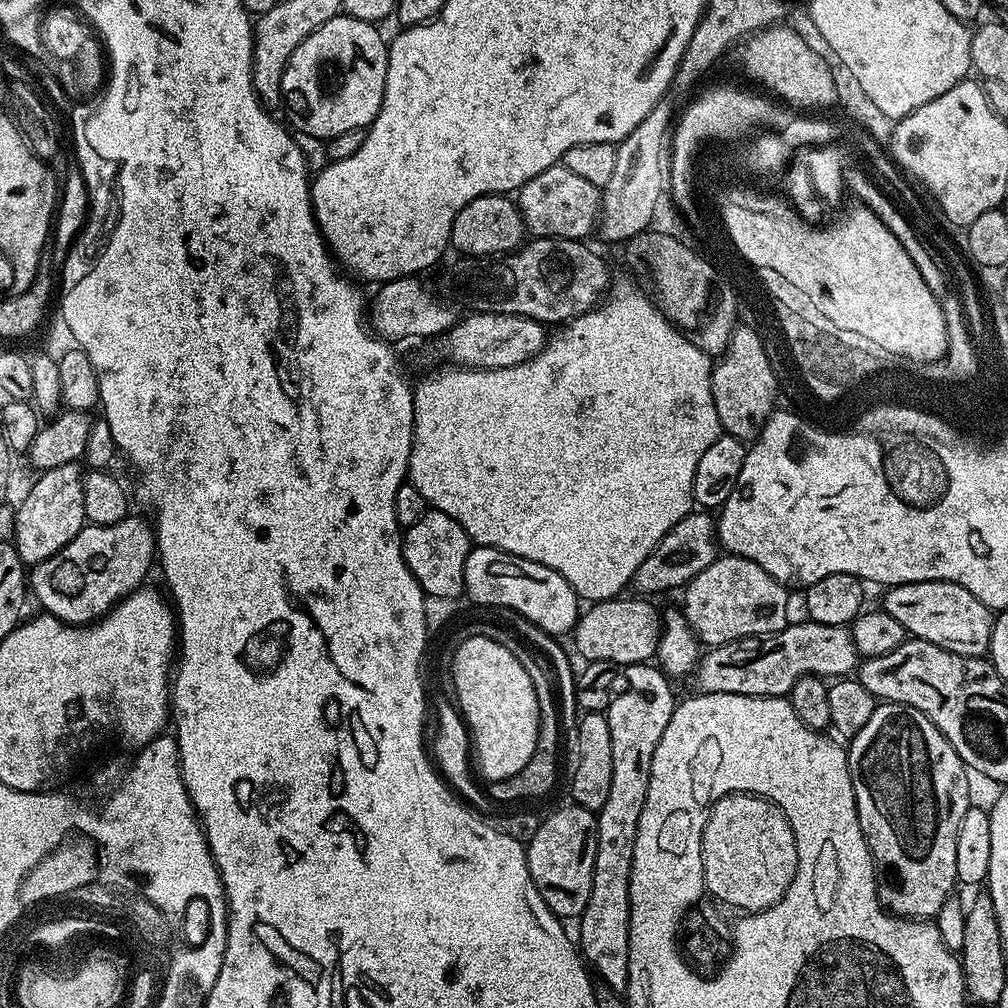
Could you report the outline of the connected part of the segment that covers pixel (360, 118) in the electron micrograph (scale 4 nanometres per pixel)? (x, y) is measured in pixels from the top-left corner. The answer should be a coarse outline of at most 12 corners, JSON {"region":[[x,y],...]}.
{"region":[[341,14],[286,62],[291,127],[327,142],[382,106],[388,44]]}

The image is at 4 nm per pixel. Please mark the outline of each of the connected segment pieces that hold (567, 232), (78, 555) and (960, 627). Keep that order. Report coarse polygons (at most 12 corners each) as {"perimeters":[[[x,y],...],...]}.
{"perimeters":[[[562,162],[518,189],[536,238],[583,241],[601,189]],[[130,514],[35,565],[30,592],[64,624],[96,623],[153,571]],[[945,580],[893,584],[909,637],[983,657],[993,609]]]}

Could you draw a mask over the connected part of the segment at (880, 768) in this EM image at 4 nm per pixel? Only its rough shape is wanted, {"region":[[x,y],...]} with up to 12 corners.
{"region":[[877,703],[848,753],[891,915],[936,918],[970,807],[922,710]]}

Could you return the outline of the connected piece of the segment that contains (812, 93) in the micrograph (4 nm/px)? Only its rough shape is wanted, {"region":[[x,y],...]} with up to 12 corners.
{"region":[[794,29],[744,44],[745,74],[800,110],[835,105],[833,69]]}

